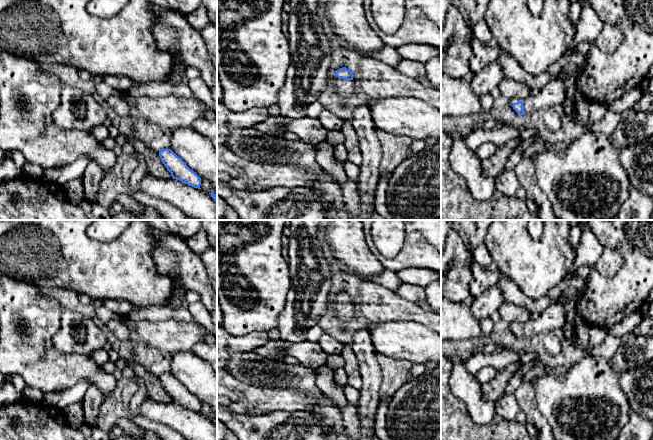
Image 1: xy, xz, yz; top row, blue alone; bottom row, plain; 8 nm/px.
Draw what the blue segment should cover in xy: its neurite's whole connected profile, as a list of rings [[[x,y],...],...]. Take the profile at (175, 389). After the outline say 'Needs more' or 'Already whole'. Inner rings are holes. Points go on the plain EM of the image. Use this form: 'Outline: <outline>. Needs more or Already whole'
Outline: [[[171,373],[159,375],[159,380],[164,390],[171,397],[173,403],[179,404],[194,412],[201,413],[201,402]]]. Already whole

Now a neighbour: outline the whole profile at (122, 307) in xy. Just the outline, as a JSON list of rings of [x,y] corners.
[[[104,298],[102,305],[119,315],[128,315],[134,308],[134,305],[127,300]]]

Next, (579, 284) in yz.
[[[574,275],[571,278],[564,279],[560,284],[551,288],[546,296],[552,300],[558,300],[562,291],[568,286],[574,287],[577,290],[578,294],[581,294],[583,293],[586,284],[586,278],[580,278],[577,275]]]

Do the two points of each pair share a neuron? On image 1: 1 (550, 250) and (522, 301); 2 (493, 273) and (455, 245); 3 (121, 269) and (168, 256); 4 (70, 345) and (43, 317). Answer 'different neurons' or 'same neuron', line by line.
1: different neurons
2: different neurons
3: different neurons
4: different neurons

